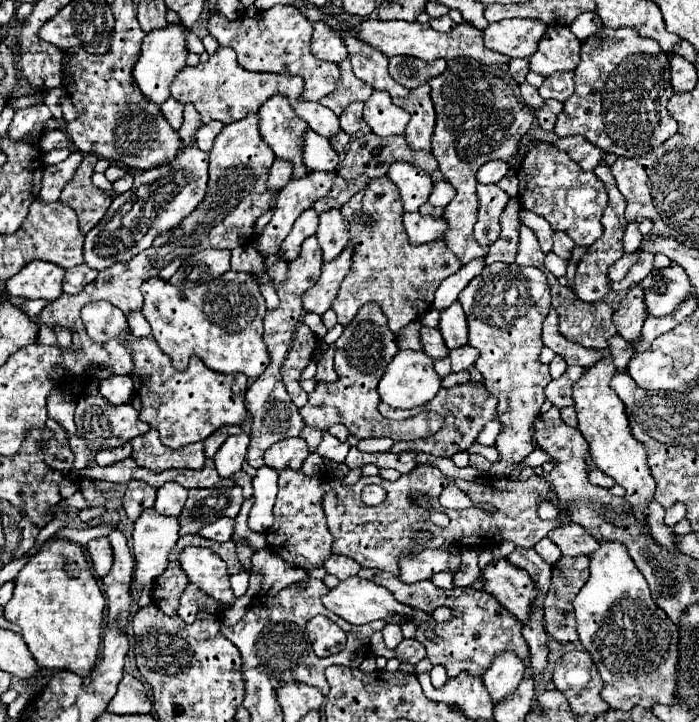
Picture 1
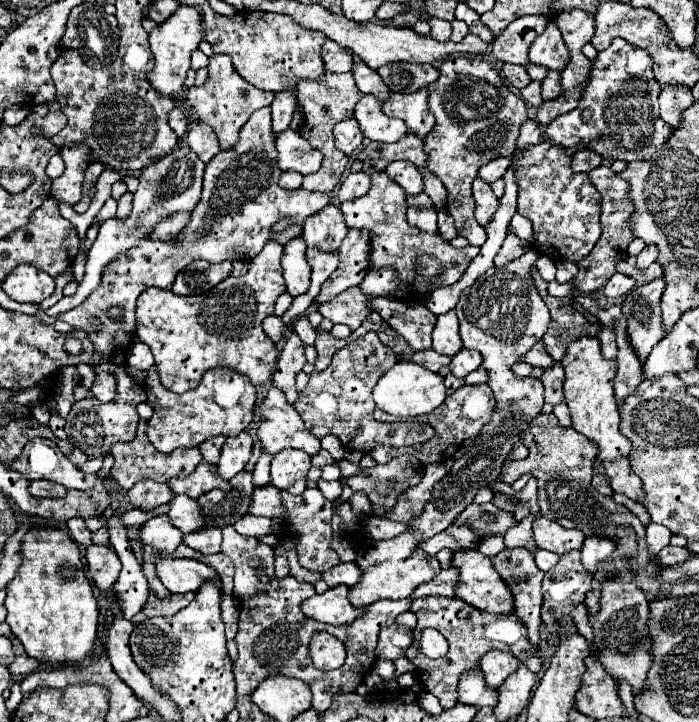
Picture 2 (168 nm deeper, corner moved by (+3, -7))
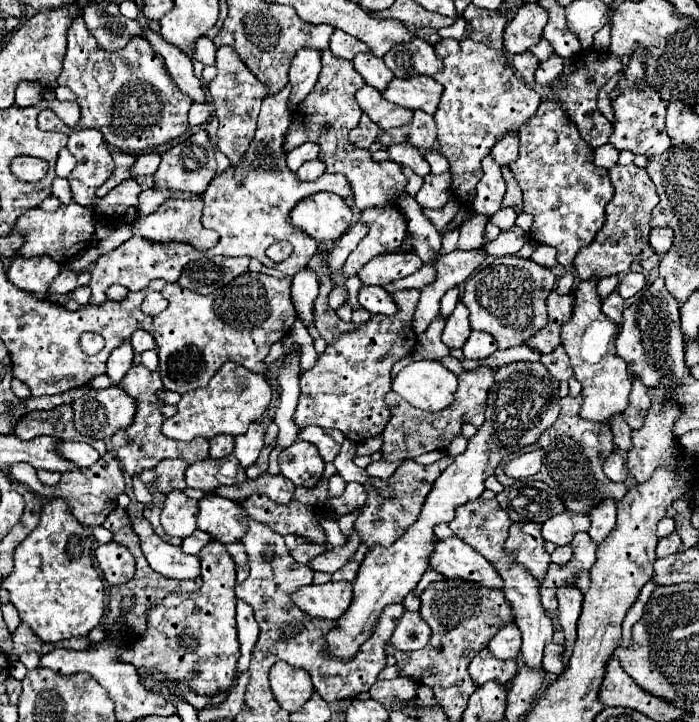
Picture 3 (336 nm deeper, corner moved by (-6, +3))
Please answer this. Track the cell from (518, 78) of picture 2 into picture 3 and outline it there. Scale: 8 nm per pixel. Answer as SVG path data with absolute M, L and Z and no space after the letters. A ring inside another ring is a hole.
M524 52L524 54L516 54L512 58L514 62L514 68L518 70L520 78L526 82L526 84L532 84L534 82L534 72L538 68L538 60L534 58L532 52Z

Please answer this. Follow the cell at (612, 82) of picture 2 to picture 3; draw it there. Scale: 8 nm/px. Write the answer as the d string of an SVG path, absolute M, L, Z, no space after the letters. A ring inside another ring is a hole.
M636 44L636 50L630 54L628 66L622 70L622 78L616 84L616 90L620 94L616 100L612 100L614 110L614 132L610 136L610 144L616 150L630 150L634 154L644 156L656 156L662 154L666 148L670 148L670 138L664 130L664 118L666 118L666 102L660 98L660 92L654 86L646 84L644 78L644 62L646 62L644 46Z

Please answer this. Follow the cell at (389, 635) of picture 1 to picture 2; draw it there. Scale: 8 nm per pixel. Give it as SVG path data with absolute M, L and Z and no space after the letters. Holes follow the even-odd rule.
M391 624L379 632L379 642L377 642L375 654L377 654L377 658L393 662L393 660L405 656L411 642L413 642L413 630L411 628Z

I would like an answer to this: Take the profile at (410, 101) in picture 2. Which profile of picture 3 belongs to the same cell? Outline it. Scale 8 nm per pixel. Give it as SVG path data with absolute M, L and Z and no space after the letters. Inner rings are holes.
M430 76L416 78L394 78L384 90L384 98L408 110L424 110L434 114L442 96L442 86Z

